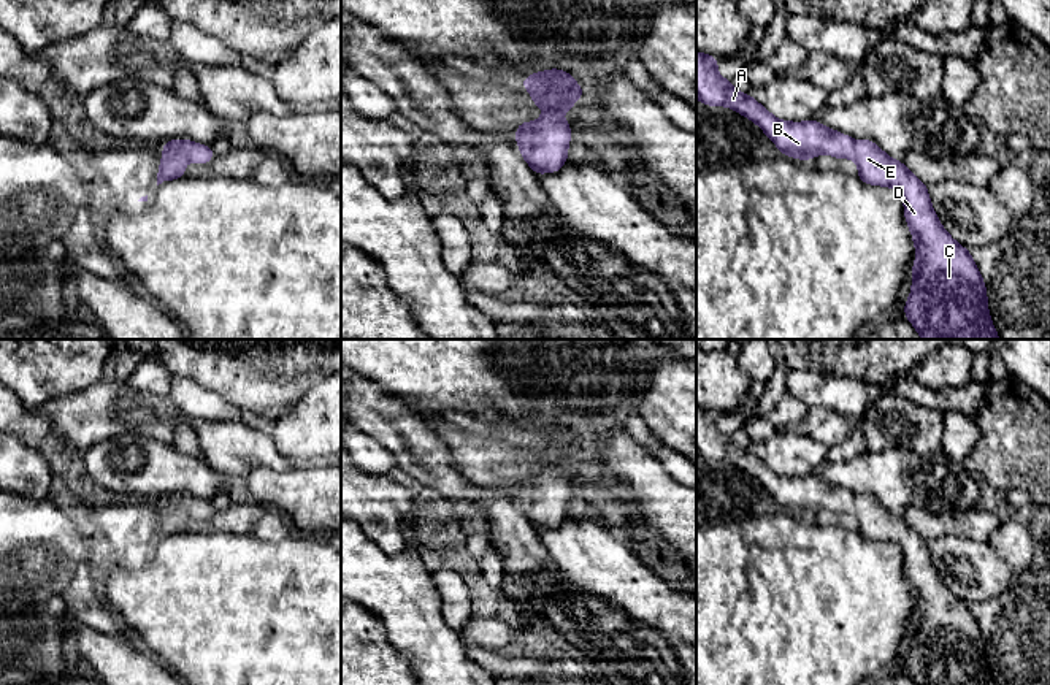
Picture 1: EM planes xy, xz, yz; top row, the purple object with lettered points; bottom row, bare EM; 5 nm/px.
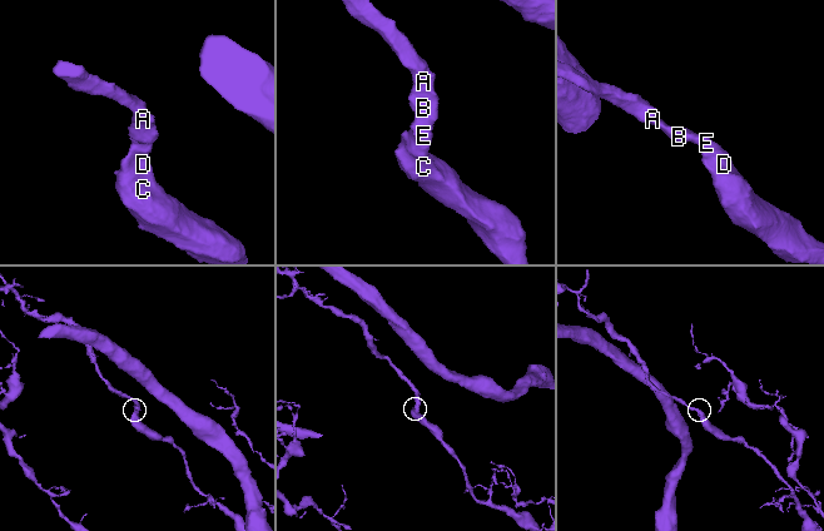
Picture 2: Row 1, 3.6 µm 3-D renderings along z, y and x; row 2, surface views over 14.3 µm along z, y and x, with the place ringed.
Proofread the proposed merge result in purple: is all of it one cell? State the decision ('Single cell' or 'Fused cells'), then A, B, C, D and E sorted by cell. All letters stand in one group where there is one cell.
Single cell. Groups: A B C D E

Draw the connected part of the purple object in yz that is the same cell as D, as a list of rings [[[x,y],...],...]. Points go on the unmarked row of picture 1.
[[[696,406],[696,455],[728,461],[753,476],[784,511],[799,515],[830,509],[853,514],[858,534],[896,544],[915,599],[912,645],[904,669],[915,685],[994,685],[987,642],[969,606],[939,577],[928,542],[902,517],[887,511],[874,496],[856,495],[818,479],[774,473],[749,449],[734,444],[717,427],[719,414]]]

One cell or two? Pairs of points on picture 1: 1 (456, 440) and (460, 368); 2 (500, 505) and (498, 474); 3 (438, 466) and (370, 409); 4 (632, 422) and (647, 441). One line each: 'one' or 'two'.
1: two
2: two
3: one
4: one

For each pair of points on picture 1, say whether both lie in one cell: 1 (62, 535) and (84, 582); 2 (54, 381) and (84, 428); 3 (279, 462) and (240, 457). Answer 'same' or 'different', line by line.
1: different
2: different
3: same

